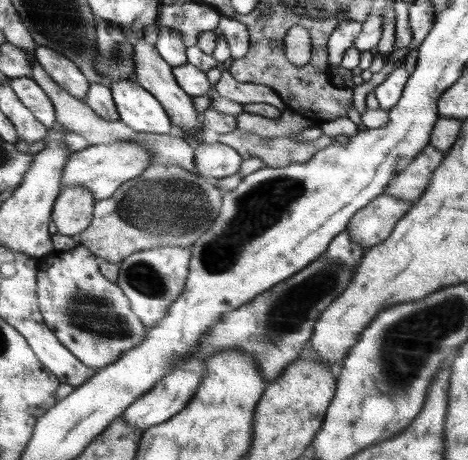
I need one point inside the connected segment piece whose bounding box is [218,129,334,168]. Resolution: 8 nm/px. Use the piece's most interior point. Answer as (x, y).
(281, 151)

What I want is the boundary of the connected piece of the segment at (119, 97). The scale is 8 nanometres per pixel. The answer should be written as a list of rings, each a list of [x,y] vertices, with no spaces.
[[[133,79],[111,84],[120,121],[142,133],[173,133],[170,118],[160,101]]]

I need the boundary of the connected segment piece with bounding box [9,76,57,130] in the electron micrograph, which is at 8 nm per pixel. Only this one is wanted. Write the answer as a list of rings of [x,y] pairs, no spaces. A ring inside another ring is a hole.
[[[30,76],[10,79],[9,85],[18,100],[32,111],[32,115],[38,119],[38,122],[48,130],[57,125],[56,107],[49,95],[34,79]]]

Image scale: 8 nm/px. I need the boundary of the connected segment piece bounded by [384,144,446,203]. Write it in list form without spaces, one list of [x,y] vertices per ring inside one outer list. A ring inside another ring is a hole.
[[[426,145],[406,168],[397,173],[395,181],[386,186],[384,194],[406,202],[416,201],[424,194],[433,172],[440,166],[445,155],[432,145]]]

